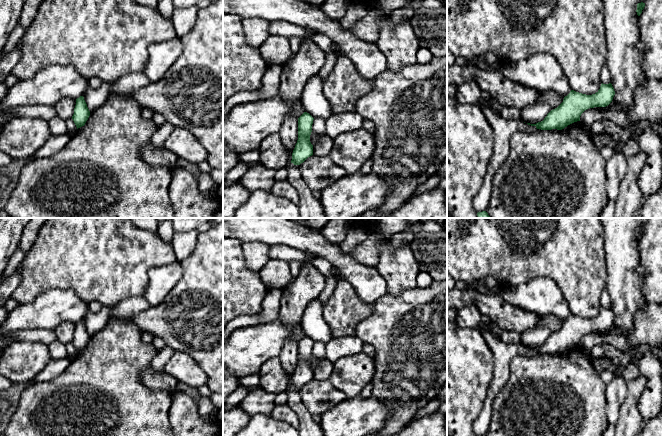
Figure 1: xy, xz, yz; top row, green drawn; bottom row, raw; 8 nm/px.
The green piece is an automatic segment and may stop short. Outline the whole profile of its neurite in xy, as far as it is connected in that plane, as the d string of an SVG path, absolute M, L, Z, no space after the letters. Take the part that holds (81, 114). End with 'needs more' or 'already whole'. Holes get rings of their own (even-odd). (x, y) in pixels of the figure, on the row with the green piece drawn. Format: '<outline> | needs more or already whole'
M80 96L79 98L76 99L74 114L72 116L72 119L77 127L77 129L85 125L89 116L90 116L90 111L84 100L84 97Z | already whole

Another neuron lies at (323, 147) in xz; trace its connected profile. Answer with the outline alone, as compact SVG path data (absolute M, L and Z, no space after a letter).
M326 134L319 138L318 142L313 145L313 155L329 156L333 148L333 138Z

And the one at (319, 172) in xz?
M329 156L308 157L300 164L302 178L313 192L321 192L343 178L347 172L335 164Z

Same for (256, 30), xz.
M242 19L243 31L249 46L259 48L270 36L270 22L264 19Z

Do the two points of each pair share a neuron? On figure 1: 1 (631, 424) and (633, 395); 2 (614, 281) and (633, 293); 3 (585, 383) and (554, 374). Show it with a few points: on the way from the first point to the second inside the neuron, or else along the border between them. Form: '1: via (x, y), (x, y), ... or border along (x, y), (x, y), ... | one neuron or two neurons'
1: via (631, 417), (631, 402) | one neuron
2: via (619, 281), (628, 290) | one neuron
3: via (577, 383), (562, 380) | one neuron

